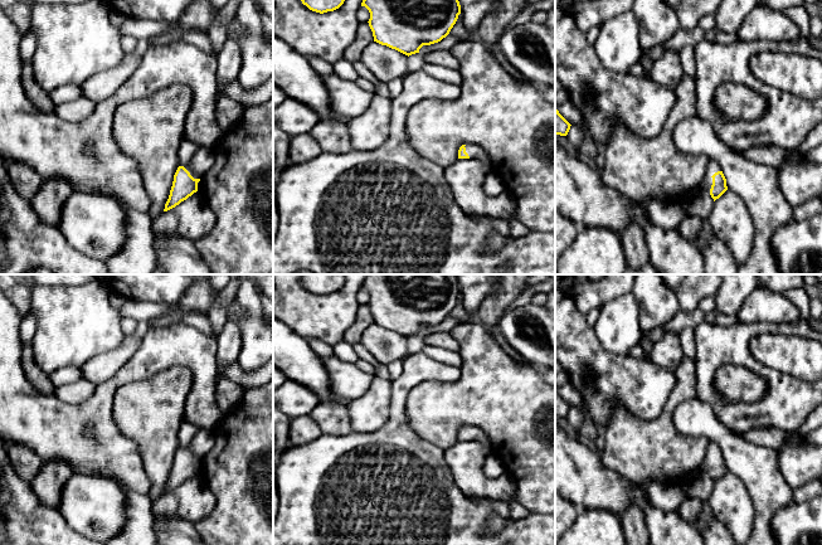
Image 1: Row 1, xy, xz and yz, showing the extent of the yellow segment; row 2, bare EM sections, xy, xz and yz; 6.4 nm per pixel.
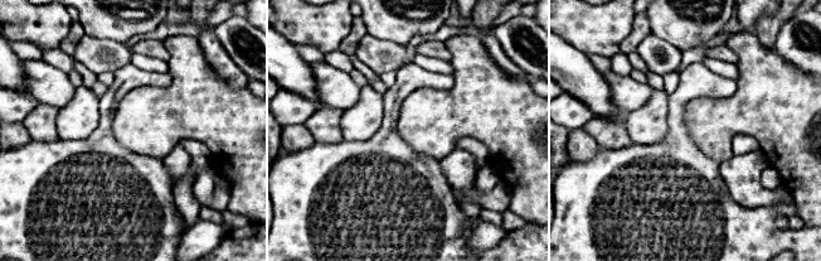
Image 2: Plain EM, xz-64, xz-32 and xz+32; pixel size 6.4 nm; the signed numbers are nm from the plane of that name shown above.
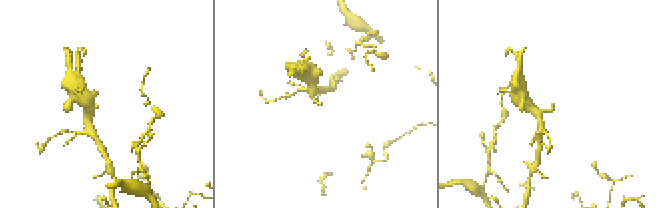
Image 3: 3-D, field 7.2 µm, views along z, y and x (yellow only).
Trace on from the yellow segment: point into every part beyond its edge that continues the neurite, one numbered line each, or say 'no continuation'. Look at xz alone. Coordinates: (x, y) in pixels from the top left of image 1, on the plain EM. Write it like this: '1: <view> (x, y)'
1: xz (475, 433)

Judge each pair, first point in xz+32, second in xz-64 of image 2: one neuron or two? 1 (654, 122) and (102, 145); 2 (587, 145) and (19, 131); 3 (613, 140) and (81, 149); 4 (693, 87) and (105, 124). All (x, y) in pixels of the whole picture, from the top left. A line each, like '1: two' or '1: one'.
1: two
2: one
3: two
4: one

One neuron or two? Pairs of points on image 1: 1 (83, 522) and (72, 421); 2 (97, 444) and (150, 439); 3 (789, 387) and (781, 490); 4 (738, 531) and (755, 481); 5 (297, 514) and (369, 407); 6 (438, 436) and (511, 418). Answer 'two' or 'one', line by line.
1: two
2: two
3: two
4: two
5: two
6: one

